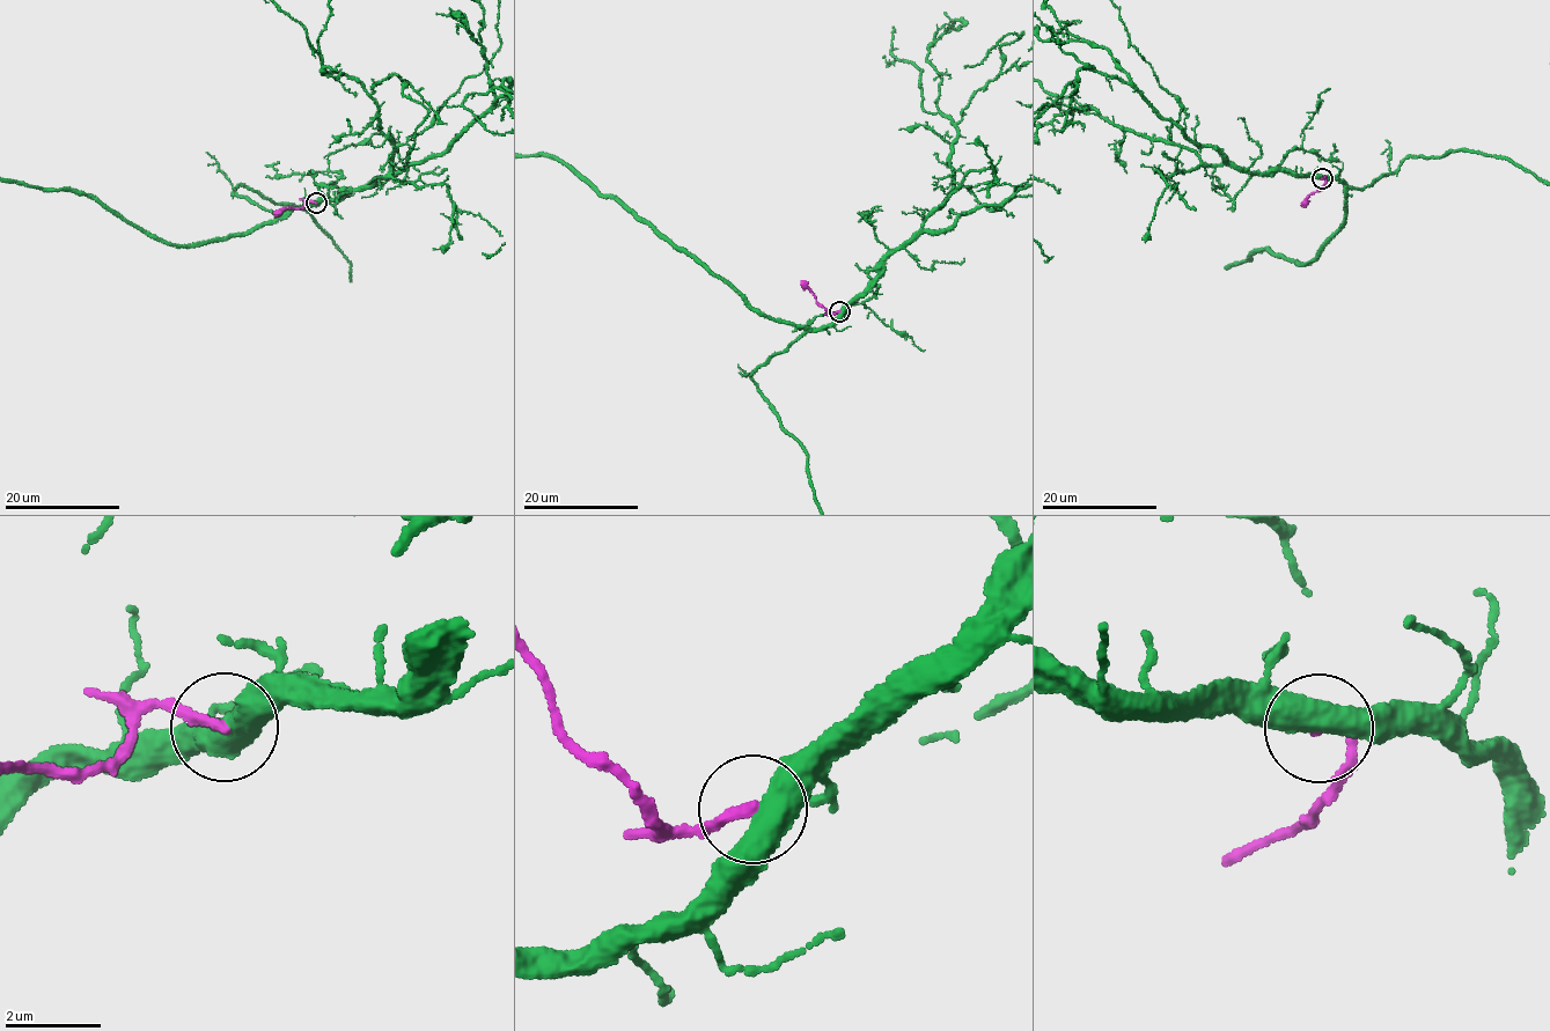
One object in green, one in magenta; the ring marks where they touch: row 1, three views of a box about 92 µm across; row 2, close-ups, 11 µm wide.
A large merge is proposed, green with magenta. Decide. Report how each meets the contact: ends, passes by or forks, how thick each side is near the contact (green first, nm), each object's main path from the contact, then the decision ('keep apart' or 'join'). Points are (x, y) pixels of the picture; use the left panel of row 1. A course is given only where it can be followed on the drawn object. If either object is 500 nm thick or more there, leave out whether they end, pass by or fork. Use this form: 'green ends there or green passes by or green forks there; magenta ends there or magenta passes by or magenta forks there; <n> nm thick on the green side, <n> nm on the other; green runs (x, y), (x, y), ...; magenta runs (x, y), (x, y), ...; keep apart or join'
550 nm thick on the green side, 220 nm on the other; magenta runs (316, 203), (305, 201), (300, 208), (284, 207), (273, 213); keep apart

